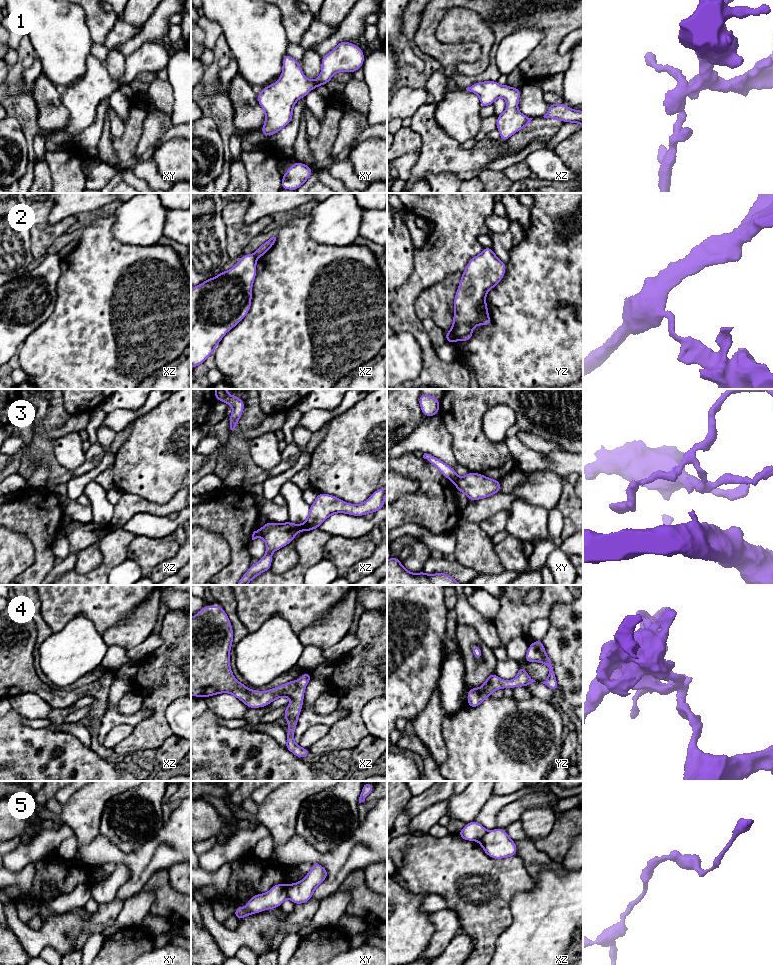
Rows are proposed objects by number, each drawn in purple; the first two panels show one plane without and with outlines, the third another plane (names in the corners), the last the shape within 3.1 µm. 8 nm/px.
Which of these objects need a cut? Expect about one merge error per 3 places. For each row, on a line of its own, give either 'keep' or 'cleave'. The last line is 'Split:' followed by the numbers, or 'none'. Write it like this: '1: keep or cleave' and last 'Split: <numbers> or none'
1: keep
2: cleave
3: cleave
4: keep
5: cleave
Split: 2, 3, 5

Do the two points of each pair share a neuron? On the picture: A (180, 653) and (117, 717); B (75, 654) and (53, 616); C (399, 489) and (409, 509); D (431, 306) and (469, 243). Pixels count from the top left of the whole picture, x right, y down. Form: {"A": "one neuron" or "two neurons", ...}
{"A": "two neurons", "B": "two neurons", "C": "two neurons", "D": "two neurons"}

